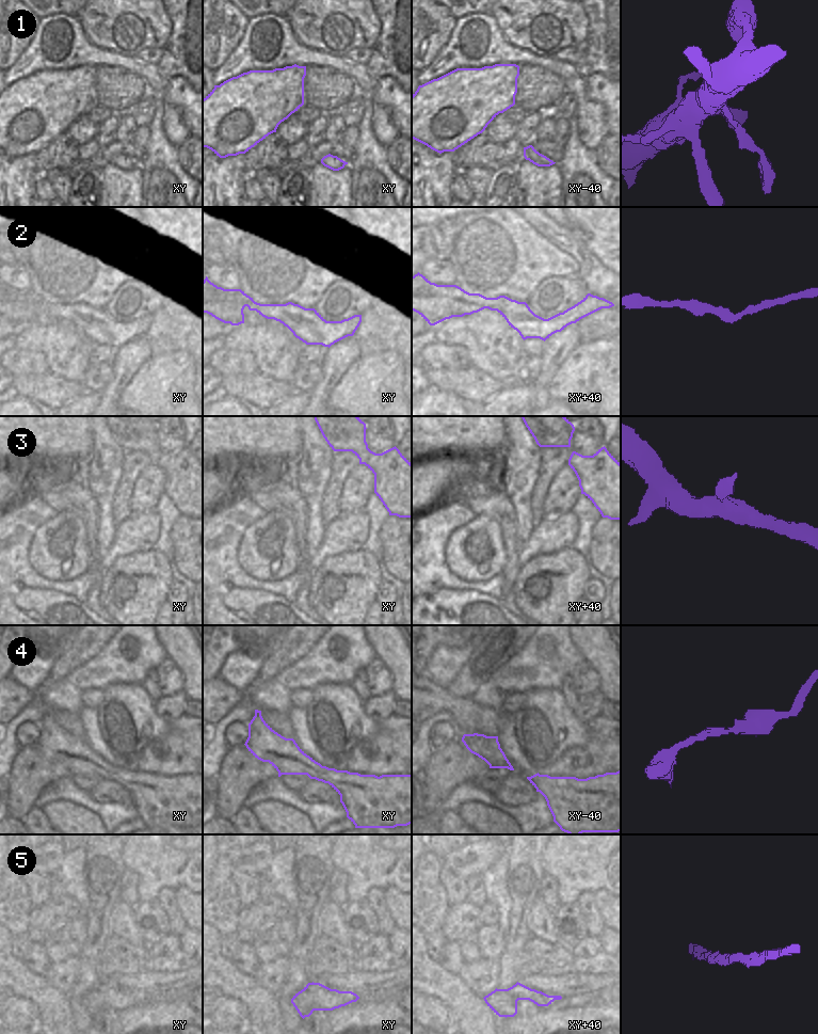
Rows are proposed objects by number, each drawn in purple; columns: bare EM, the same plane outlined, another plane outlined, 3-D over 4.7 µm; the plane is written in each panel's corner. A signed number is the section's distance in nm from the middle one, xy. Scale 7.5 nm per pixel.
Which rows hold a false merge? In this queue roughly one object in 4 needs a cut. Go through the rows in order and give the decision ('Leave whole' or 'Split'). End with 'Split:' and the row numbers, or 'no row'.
1: Leave whole
2: Leave whole
3: Leave whole
4: Leave whole
5: Leave whole
Split: no row.

